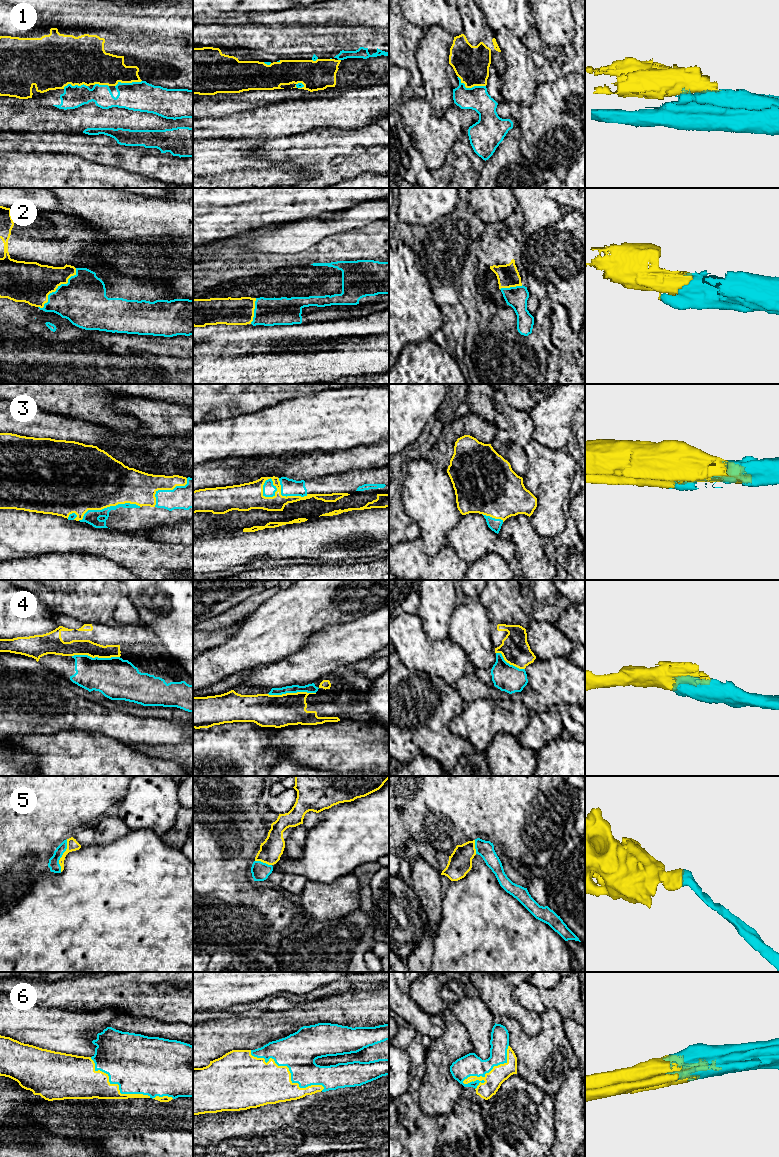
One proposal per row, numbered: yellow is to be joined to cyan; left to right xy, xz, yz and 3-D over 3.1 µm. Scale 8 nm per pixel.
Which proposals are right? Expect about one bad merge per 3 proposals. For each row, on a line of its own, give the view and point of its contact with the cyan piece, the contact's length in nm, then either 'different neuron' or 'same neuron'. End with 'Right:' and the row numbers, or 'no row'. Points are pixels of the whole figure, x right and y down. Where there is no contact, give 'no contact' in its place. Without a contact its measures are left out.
1: meets cyan in yz at (470, 88); contact 240 nm long; different neuron
2: meets cyan in xy at (57, 288); contact 440 nm long; same neuron
3: meets cyan in xy at (108, 507); contact 500 nm long; same neuron
4: meets cyan in xy at (96, 657); contact 380 nm long; same neuron
5: meets cyan in xy at (62, 854); contact 280 nm long; same neuron
6: meets cyan in xz at (289, 1070); contact 650 nm long; same neuron
Right: 2, 3, 4, 5, 6

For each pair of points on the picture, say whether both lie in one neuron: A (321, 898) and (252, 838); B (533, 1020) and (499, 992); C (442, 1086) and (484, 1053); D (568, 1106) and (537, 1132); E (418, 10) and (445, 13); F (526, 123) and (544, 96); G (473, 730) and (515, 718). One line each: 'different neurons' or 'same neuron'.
A: different neurons
B: same neuron
C: different neurons
D: different neurons
E: same neuron
F: same neuron
G: same neuron

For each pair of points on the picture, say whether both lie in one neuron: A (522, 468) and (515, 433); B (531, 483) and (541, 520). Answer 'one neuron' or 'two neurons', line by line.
A: one neuron
B: one neuron

